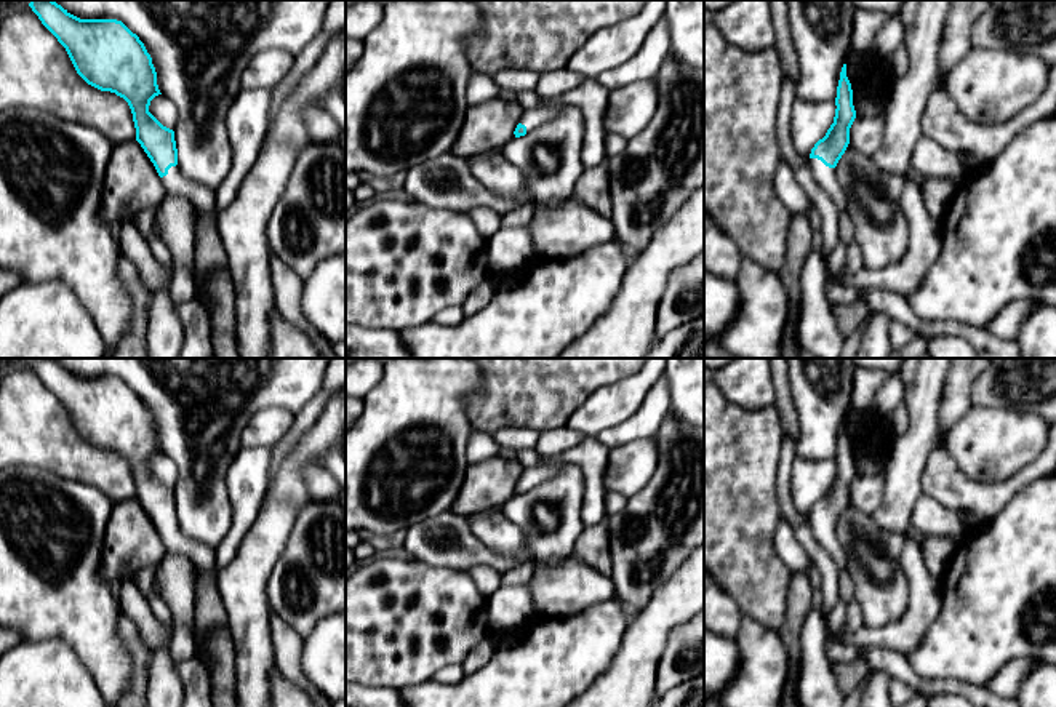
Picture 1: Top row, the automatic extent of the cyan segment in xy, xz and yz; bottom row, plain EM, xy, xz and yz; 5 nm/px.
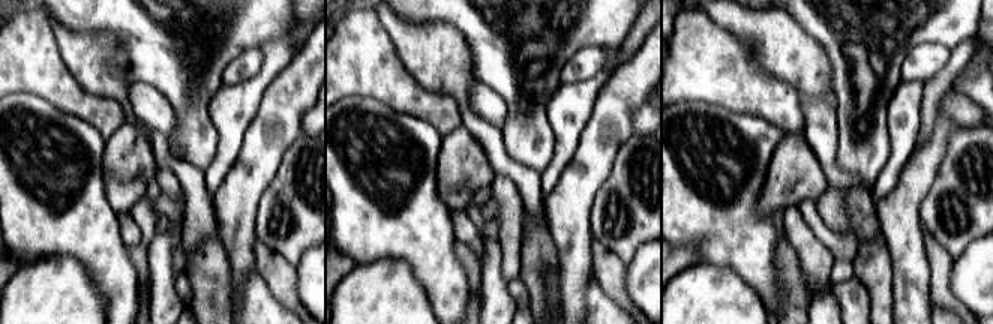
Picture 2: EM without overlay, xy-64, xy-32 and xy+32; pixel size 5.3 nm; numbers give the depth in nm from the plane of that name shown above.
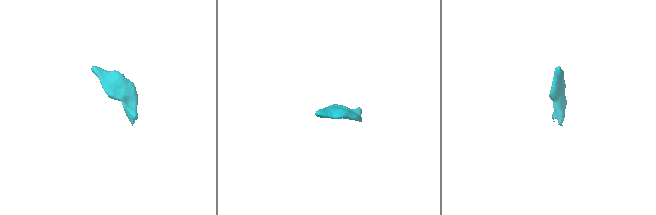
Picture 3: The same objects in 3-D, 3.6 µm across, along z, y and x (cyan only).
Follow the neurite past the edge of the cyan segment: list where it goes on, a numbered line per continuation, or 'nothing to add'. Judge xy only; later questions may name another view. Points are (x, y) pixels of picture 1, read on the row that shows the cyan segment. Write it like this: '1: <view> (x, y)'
1: xy (204, 199)

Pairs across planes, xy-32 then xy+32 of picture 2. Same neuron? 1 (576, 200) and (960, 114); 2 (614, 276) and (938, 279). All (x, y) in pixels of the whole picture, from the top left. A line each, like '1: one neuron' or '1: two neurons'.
1: two neurons
2: one neuron

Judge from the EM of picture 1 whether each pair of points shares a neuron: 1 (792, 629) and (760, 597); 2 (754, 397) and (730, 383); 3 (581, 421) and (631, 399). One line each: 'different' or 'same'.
1: different
2: same
3: same

